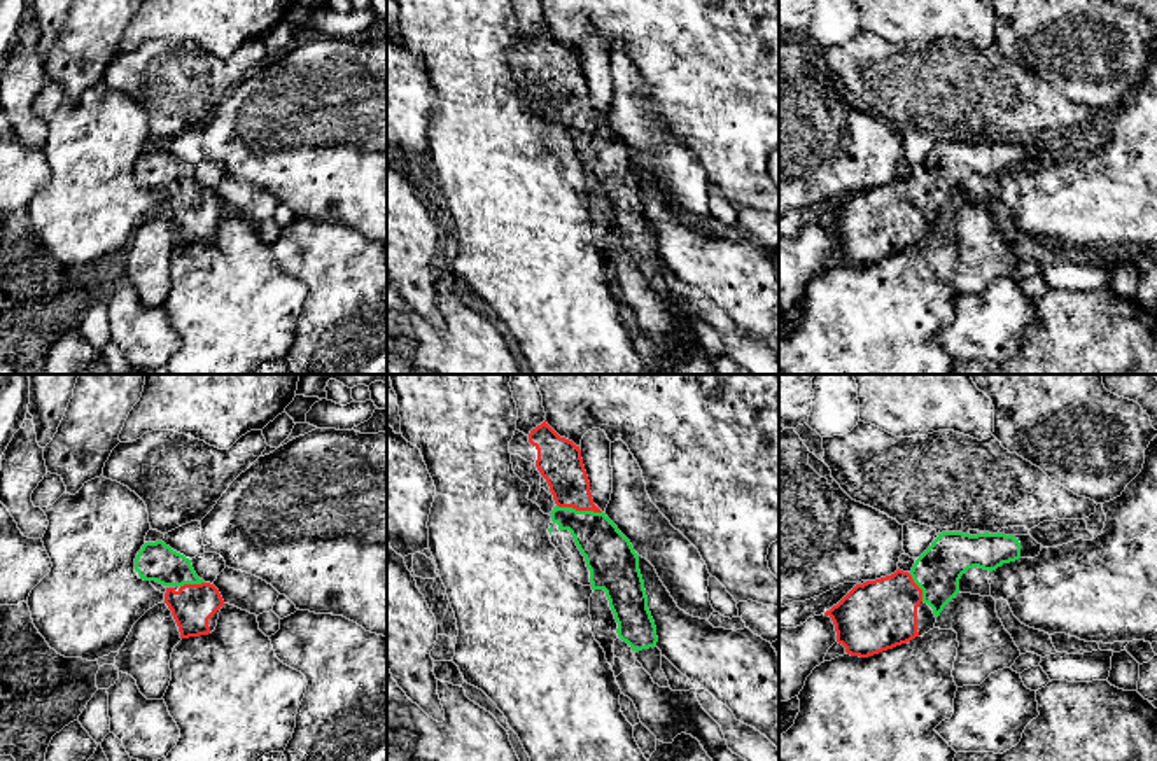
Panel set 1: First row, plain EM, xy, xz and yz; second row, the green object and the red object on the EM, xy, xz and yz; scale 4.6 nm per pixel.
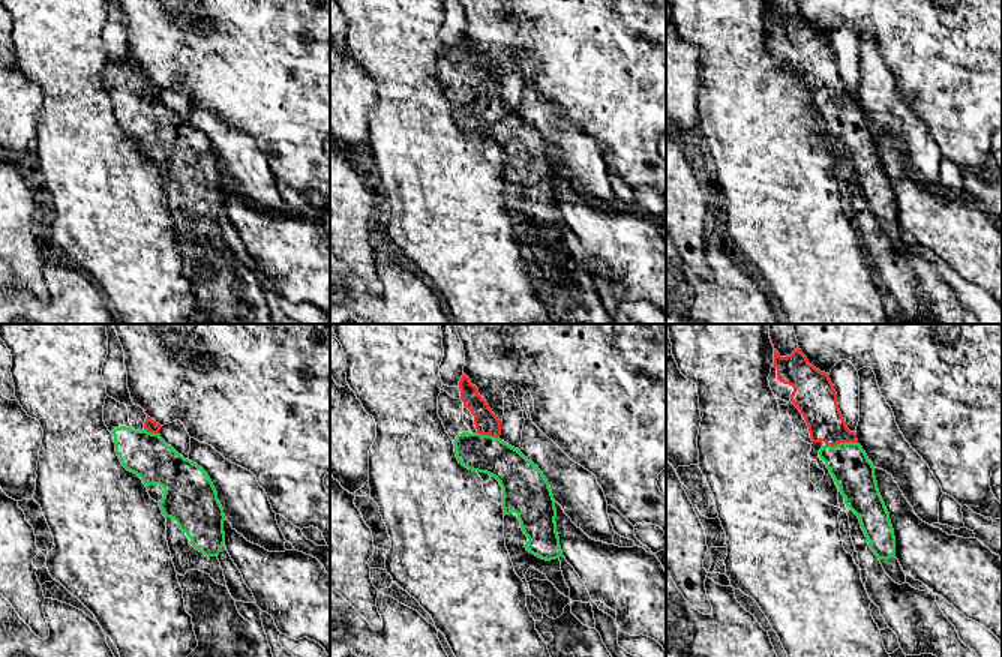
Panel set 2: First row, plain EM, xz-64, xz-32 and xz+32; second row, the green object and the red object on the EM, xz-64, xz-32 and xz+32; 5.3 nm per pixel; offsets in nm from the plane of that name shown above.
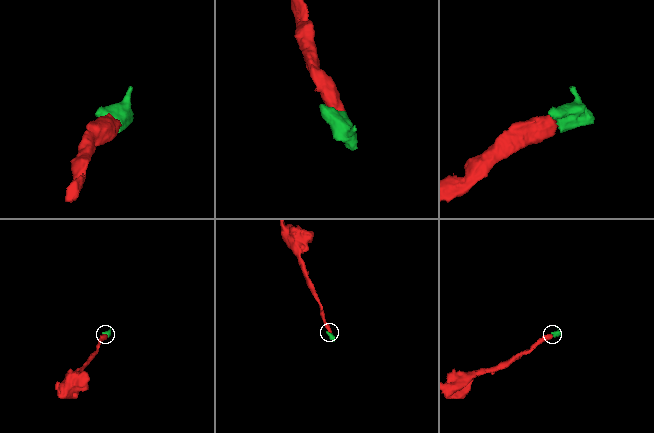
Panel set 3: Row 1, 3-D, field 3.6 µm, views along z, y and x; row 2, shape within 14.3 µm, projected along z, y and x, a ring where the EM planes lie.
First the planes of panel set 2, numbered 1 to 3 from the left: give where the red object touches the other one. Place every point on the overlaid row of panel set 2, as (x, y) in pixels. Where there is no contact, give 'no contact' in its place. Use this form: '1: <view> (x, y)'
1: xz-64 (150, 432)
2: xz-32 (488, 435)
3: xz+32 (840, 443)

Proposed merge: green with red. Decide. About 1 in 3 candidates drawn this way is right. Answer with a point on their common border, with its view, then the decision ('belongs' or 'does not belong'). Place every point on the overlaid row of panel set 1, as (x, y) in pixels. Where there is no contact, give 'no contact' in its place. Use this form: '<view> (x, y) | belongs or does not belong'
xz (580, 511) | belongs

